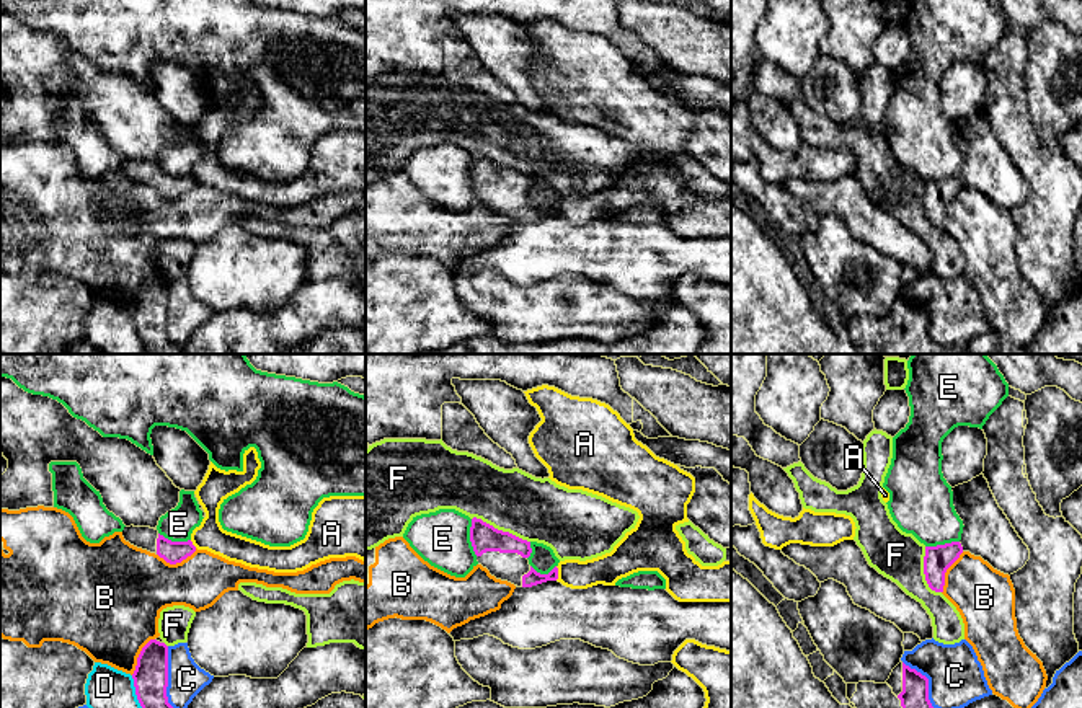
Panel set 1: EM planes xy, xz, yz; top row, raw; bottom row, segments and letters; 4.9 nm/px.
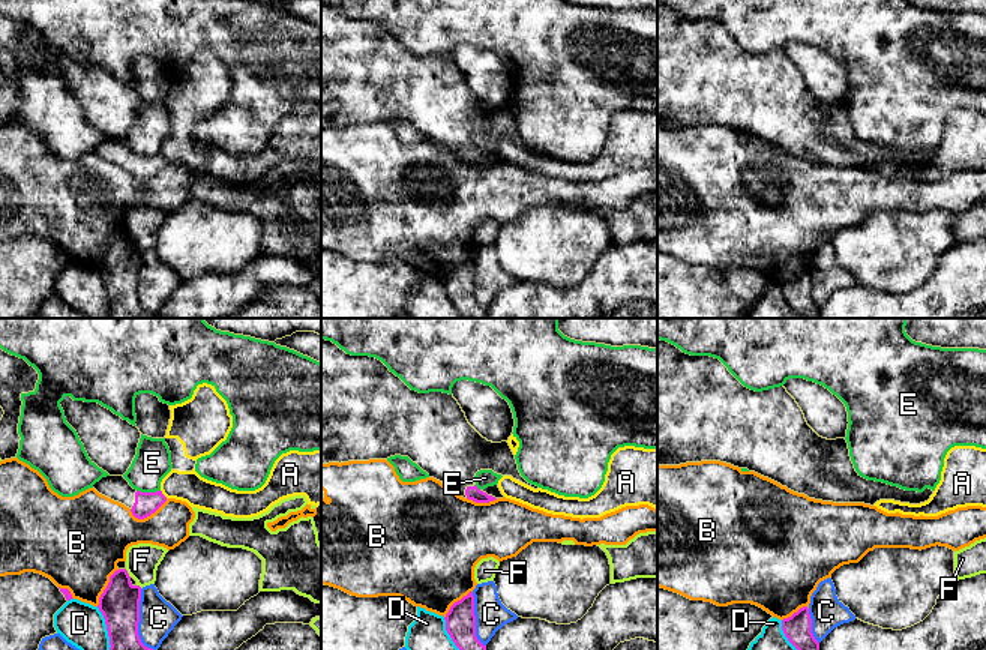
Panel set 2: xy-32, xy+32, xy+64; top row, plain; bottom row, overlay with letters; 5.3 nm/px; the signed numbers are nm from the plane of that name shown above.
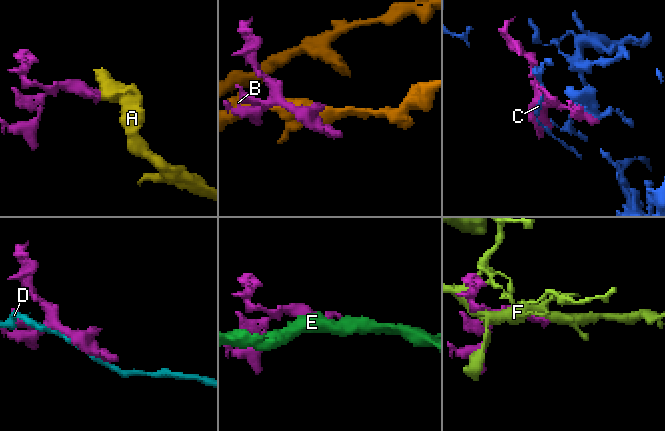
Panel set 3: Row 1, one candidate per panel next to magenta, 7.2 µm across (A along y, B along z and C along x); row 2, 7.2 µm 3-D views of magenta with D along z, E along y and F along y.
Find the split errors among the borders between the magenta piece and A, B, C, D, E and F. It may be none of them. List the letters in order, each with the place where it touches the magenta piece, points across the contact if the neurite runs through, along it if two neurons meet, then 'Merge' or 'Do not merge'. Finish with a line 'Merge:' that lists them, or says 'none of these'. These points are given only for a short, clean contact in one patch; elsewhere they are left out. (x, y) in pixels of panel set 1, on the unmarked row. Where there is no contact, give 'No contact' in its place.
A: Touches magenta at xz (557, 207). Boundary: xz (555, 201), (557, 214). Do not merge
B: Touches magenta at xy (177, 196). Do not merge
C: Touches magenta at yz (927, 330). Do not merge
D: Touches magenta at xy (137, 331). Do not merge
E: Touches magenta at xz (470, 172). Do not merge
F: Touches magenta at xz (501, 165). Do not merge
Merge: none of these

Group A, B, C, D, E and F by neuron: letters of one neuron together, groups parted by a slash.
A / B / C / D / E / F

